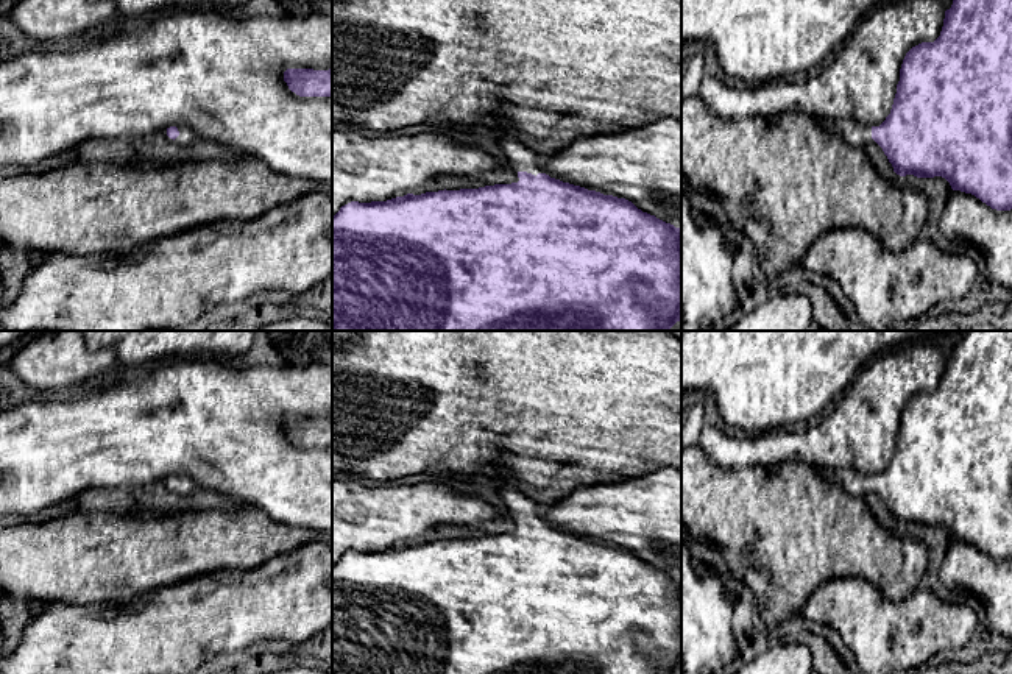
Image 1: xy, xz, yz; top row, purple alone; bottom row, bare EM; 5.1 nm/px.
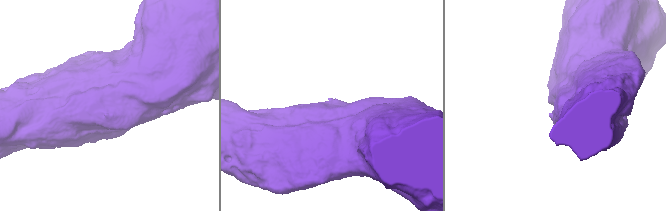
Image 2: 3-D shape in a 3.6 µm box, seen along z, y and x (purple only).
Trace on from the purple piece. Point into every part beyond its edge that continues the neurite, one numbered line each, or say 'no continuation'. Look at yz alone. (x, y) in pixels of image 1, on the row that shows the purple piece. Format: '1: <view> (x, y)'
1: yz (853, 133)

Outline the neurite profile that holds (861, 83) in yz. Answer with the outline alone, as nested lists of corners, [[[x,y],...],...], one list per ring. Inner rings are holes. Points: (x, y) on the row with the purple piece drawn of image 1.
[[[939,0],[884,2],[859,20],[836,51],[831,66],[816,78],[797,84],[777,80],[748,89],[706,75],[695,97],[705,103],[709,114],[733,120],[770,117],[797,109],[812,117],[850,119],[861,125],[879,126],[890,114],[906,53],[922,42],[934,42],[940,36],[943,19],[945,9]]]

